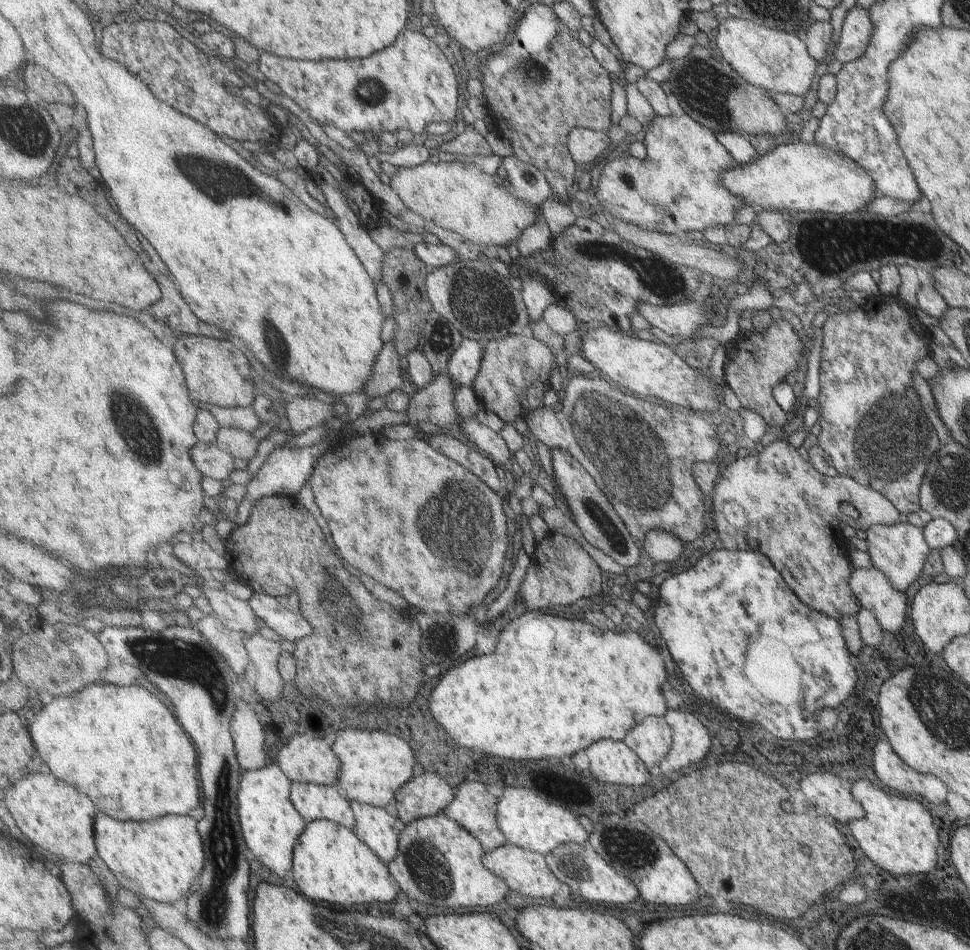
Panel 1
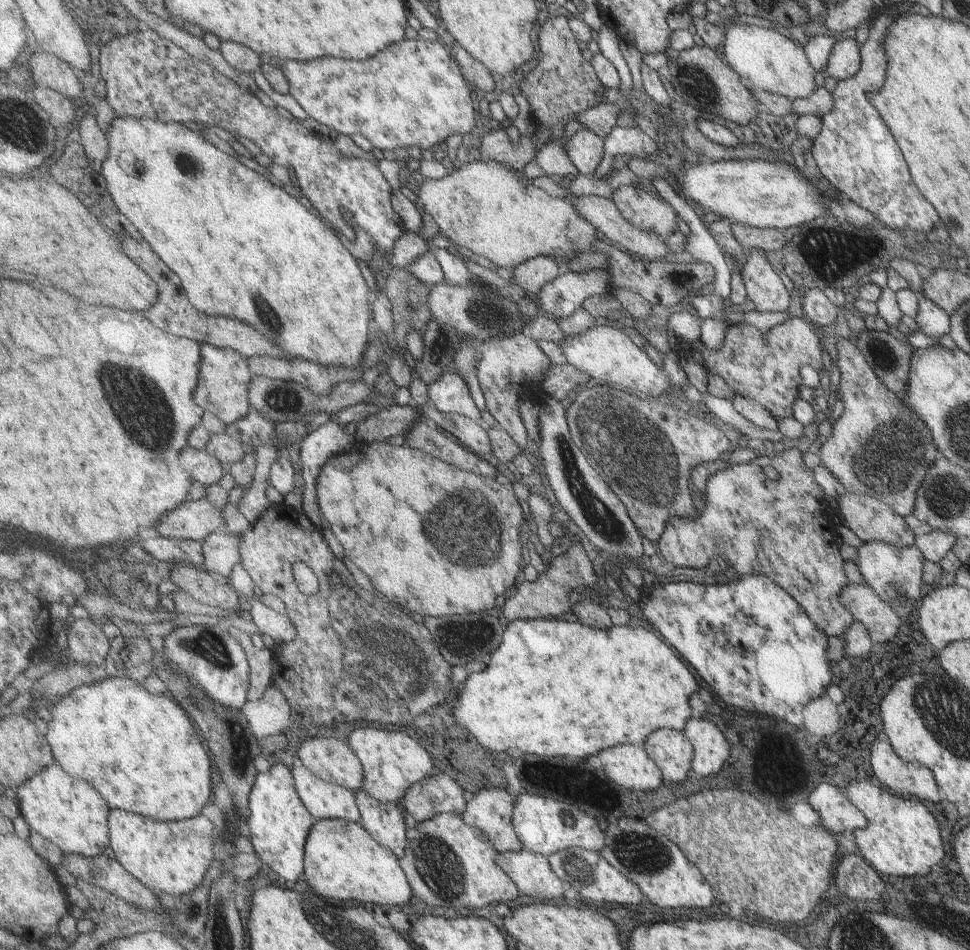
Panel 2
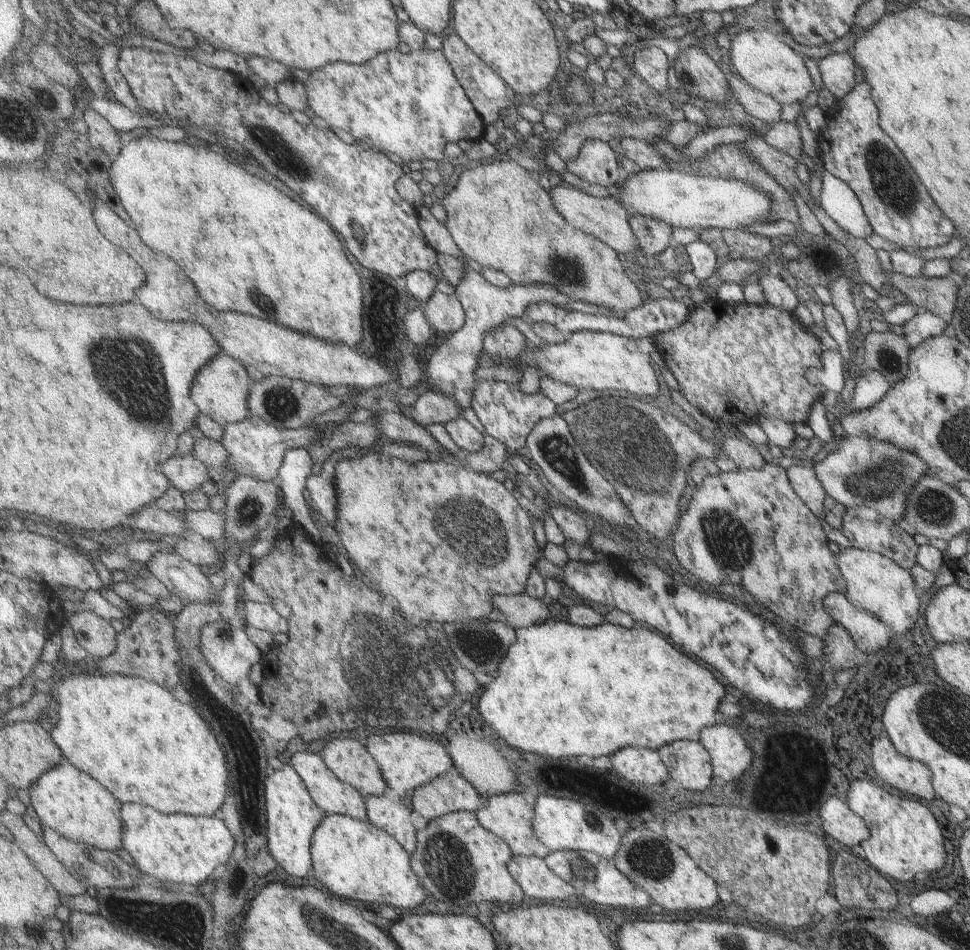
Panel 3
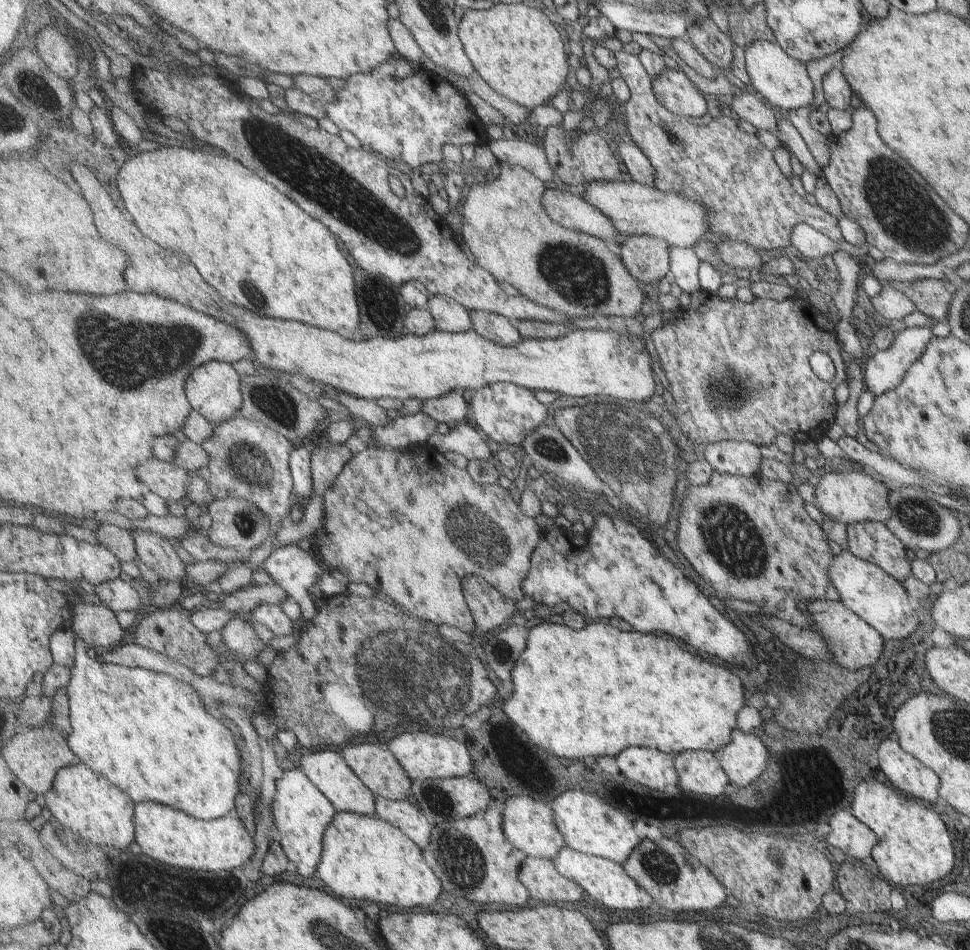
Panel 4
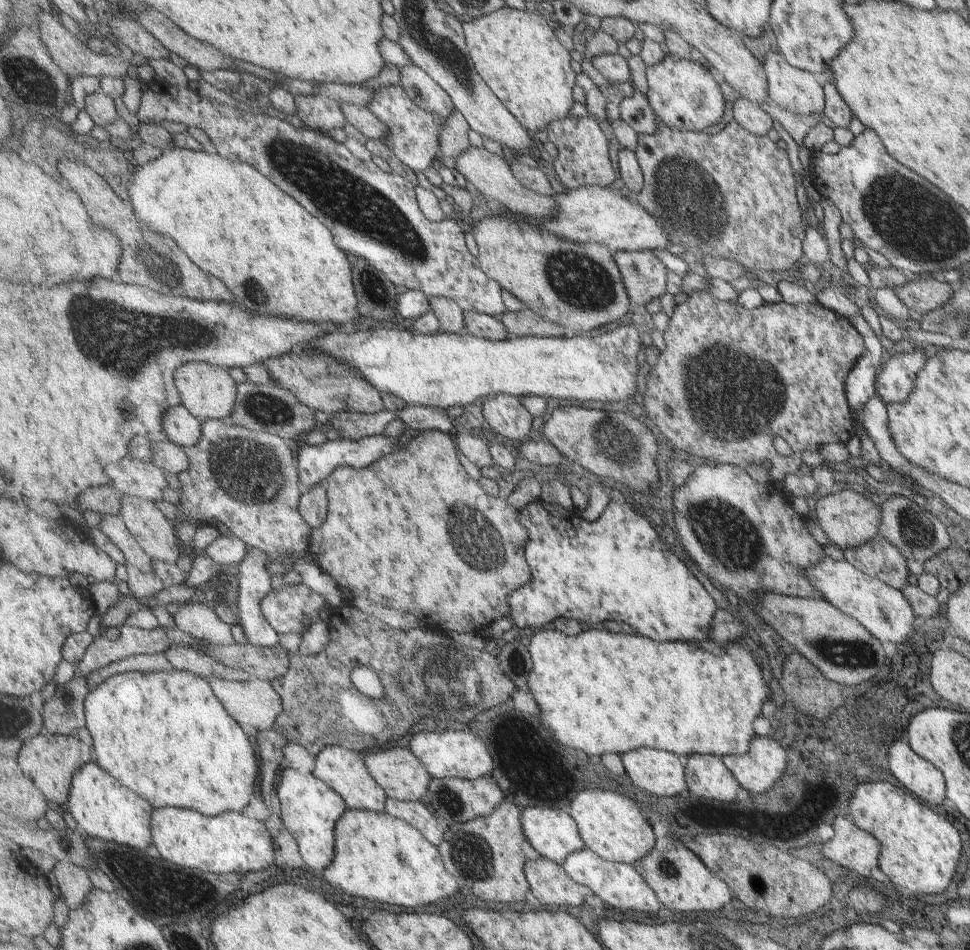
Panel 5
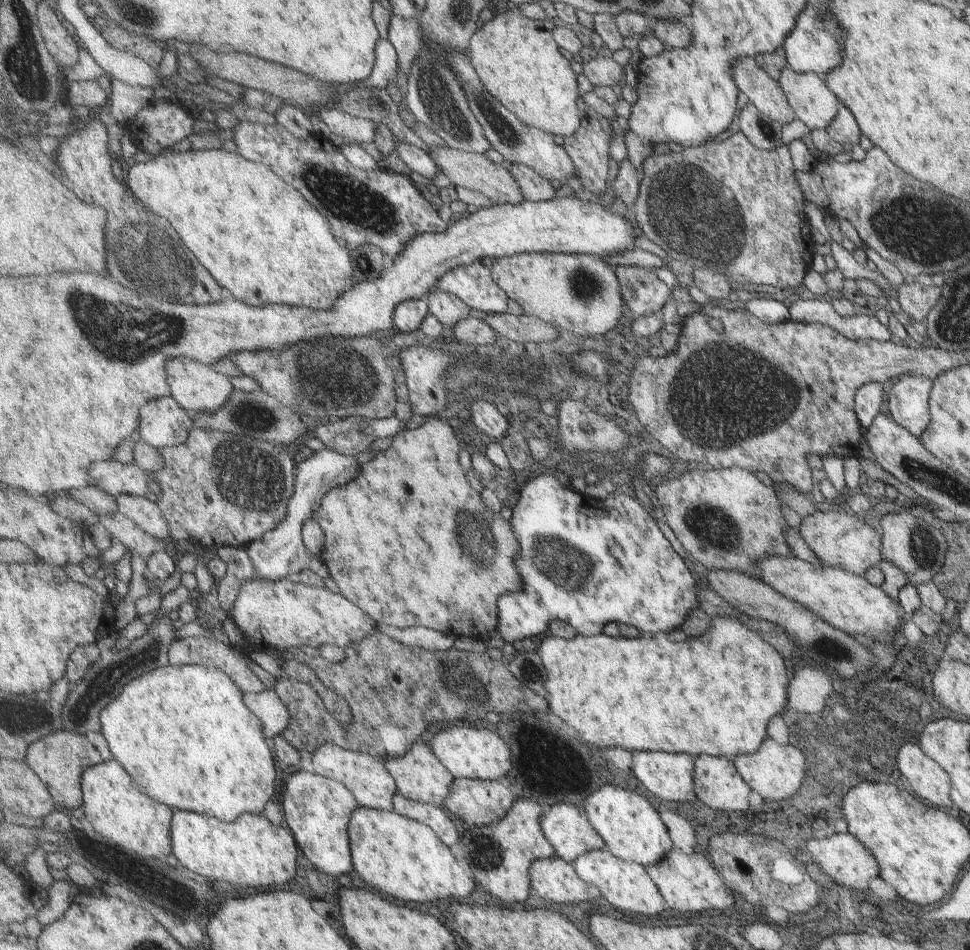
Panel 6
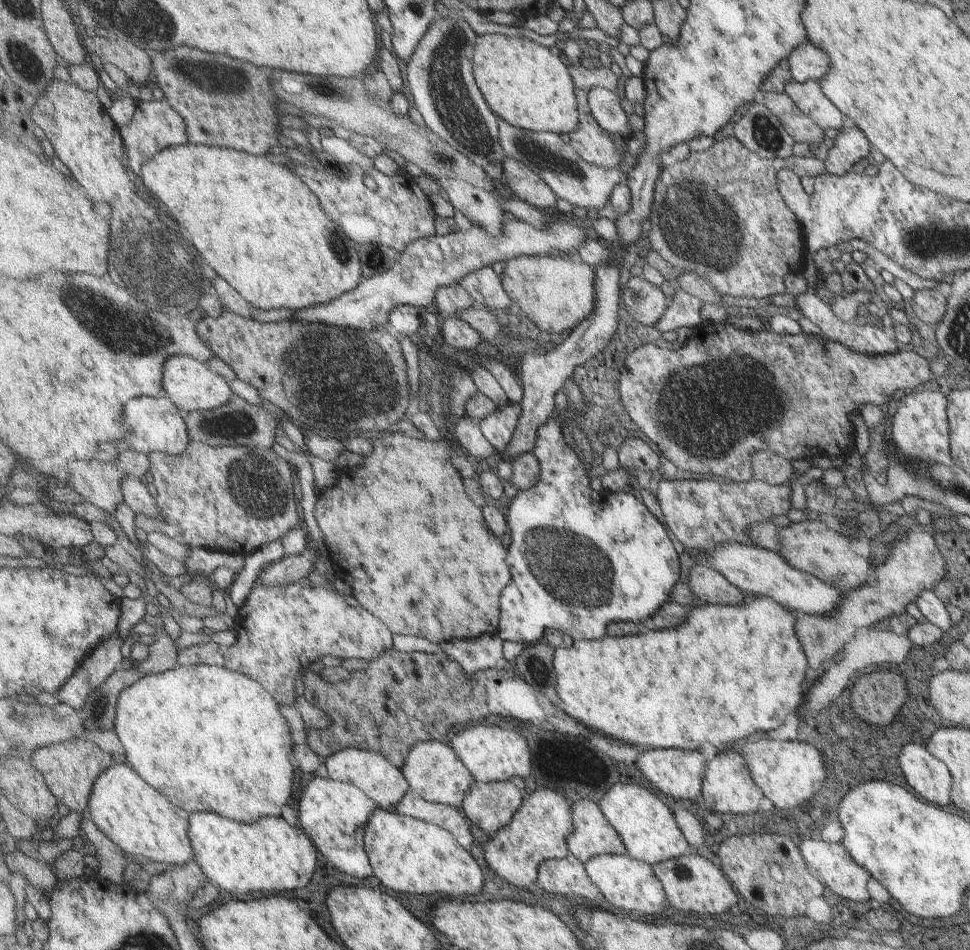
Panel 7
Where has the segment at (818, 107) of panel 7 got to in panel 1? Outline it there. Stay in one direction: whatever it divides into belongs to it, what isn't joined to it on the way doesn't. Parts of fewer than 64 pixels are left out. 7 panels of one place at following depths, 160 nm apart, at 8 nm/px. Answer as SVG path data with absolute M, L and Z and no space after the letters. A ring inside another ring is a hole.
M727 17L719 22L716 46L723 60L731 70L749 84L758 86L768 93L789 93L802 97L815 74L815 62L797 35L787 34L784 30L755 24L749 19Z

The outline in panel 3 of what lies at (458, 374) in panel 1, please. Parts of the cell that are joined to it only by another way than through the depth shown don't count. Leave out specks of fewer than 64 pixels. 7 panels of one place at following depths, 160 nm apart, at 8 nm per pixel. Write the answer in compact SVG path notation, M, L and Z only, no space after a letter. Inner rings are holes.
M428 390L419 396L412 407L406 407L403 413L430 430L431 425L446 425L452 419L459 418L459 412L463 410L452 397Z

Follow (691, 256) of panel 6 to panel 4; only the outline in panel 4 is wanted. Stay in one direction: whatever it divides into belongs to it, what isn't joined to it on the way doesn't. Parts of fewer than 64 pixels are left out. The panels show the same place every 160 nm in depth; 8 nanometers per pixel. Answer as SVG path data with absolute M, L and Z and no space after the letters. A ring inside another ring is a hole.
M617 51L616 68L620 77L625 81L630 92L629 100L624 103L626 127L633 144L647 157L654 170L653 186L665 193L684 194L691 201L702 205L706 210L708 230L725 240L739 240L757 250L777 250L777 248L791 248L790 232L797 223L807 223L811 228L831 240L842 241L838 220L822 211L819 206L809 206L803 202L793 186L781 176L781 171L773 158L773 154L757 140L757 136L739 129L738 118L729 113L720 117L708 119L697 126L685 117L678 117L670 113L652 93L651 78L638 56Z

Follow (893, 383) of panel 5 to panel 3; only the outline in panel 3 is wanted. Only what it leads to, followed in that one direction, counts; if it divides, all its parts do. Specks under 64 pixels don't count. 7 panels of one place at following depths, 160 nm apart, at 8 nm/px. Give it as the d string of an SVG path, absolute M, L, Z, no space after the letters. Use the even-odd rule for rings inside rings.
M918 310L901 327L901 336L906 340L909 350L929 337L943 335L946 322L929 311ZM866 370L858 377L853 390L852 411L869 408L877 404L889 390L890 384L880 375L879 371Z

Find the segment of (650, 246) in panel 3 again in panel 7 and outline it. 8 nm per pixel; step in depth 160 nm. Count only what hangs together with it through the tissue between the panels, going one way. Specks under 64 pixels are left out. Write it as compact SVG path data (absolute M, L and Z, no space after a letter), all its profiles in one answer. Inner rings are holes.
M635 275L627 279L624 290L620 286L621 296L624 296L625 310L635 324L654 326L664 314L667 305L666 298L652 284Z

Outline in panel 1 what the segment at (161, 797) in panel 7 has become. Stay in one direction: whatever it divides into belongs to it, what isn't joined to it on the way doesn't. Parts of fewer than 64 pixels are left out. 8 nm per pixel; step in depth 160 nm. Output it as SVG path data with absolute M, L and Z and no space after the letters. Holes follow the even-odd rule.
M37 772L21 780L11 790L7 802L9 802L9 810L15 816L19 828L37 846L57 856L65 856L67 862L71 860L71 863L82 865L89 864L97 856L95 826L93 826L97 806L91 802L87 794L79 792L75 786L65 784L51 772Z

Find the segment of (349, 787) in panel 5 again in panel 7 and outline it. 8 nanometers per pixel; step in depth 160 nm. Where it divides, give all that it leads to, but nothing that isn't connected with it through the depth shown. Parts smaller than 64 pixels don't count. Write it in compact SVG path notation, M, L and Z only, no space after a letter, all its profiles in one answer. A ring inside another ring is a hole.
M352 748L342 749L329 756L323 763L327 776L336 781L353 783L357 788L363 790L369 798L373 798L381 809L395 811L397 804L400 804L401 800L405 798L405 794L408 794L411 789L402 768L397 768L395 764L391 764L379 752Z

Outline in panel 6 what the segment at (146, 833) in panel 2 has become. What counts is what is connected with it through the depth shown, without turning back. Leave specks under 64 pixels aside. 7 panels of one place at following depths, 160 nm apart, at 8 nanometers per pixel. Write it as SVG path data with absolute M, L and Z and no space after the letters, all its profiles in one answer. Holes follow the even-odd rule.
M177 812L172 828L173 852L180 866L213 881L223 880L237 888L257 888L257 886L281 886L297 876L298 842L289 826L277 826L267 816L249 813L240 816L235 822L219 820L197 812Z

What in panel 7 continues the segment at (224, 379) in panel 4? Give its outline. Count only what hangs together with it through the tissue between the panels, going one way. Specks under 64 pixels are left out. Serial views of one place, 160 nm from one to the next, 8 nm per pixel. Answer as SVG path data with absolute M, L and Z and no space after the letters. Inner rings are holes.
M175 354L166 360L164 371L165 394L181 408L181 410L213 410L227 404L234 396L231 386L207 365L195 357Z

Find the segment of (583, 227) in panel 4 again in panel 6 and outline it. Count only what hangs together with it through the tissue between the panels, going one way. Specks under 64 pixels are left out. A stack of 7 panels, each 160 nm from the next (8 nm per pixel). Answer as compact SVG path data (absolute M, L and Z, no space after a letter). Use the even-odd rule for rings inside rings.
M451 146L431 147L431 157L435 163L455 182L456 187L469 188L477 193L482 193L495 203L519 204L526 201L525 194L515 180L515 176L507 168L507 163L493 163L485 154L468 152Z

